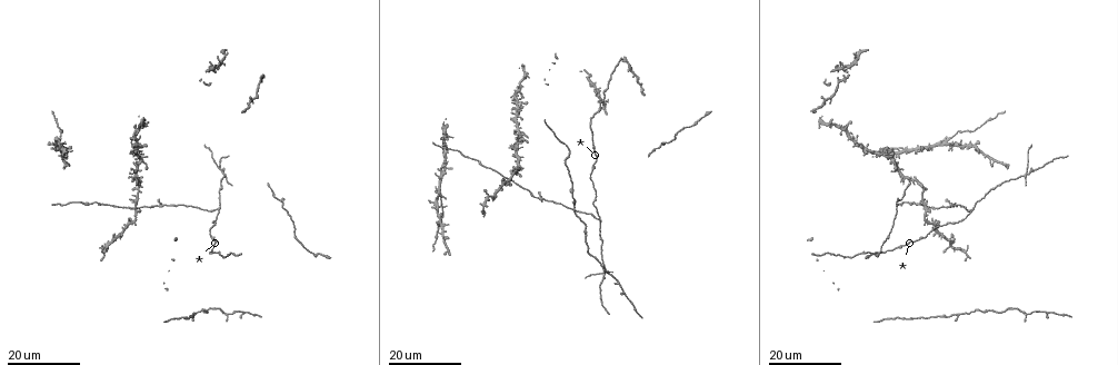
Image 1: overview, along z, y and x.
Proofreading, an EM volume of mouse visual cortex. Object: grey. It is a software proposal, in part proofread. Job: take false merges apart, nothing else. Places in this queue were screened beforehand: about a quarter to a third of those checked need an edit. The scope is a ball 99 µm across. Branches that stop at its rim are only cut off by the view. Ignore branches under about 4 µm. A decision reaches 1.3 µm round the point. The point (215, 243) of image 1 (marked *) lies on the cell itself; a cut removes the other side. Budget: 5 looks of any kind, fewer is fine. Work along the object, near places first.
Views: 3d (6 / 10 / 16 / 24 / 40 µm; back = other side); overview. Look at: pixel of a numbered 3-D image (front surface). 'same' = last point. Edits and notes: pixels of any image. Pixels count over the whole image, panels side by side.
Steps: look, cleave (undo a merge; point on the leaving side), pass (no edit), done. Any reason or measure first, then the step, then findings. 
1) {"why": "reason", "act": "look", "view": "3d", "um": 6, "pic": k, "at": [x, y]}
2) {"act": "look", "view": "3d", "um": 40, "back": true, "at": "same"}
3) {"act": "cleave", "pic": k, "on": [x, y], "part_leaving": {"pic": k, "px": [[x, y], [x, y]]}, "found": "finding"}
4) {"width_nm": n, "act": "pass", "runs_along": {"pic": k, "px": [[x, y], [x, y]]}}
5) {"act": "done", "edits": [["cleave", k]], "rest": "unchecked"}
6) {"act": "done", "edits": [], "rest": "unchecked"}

{"why": "arms part here", "act": "look", "view": "3d", "um": 24, "pic": 1, "at": [218, 208]}

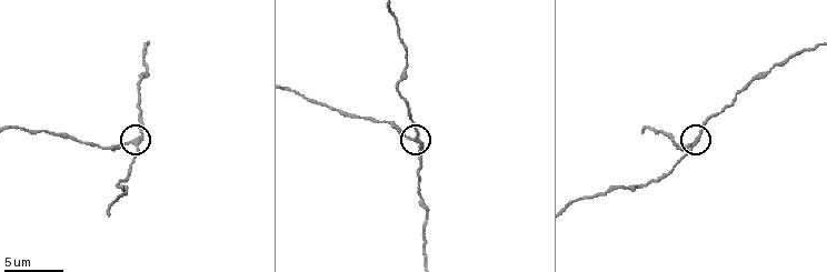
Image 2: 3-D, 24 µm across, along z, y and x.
{"why": "zoom in", "act": "look", "view": "3d", "um": 10, "pic": 2, "at": [694, 140]}

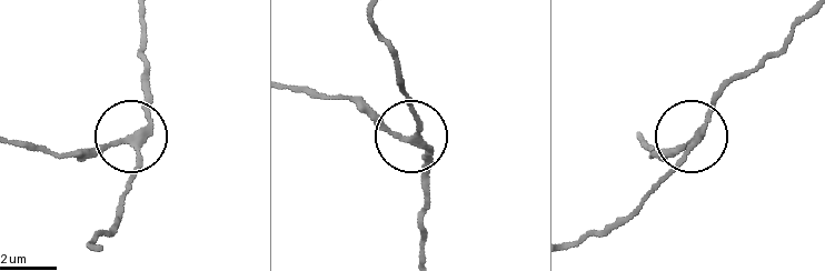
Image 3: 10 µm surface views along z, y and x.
{"side_arm_um": 35, "act": "cleave", "pic": 3, "on": [95, 152], "part_leaving": {"pic": 3, "px": [[127, 140], [65, 154], [15, 144]]}, "found": "two cells meet here"}

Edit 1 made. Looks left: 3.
{"why": "three arms meet", "act": "look", "view": "3d", "um": 16, "pic": 1, "at": [223, 173]}

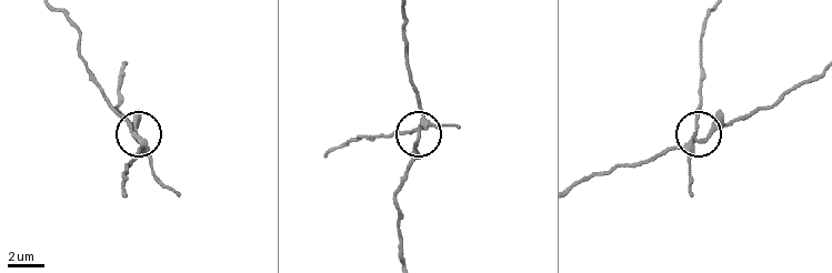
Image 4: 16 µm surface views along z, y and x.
{"act": "look", "view": "3d", "um": 10, "pic": 4, "at": [693, 134]}

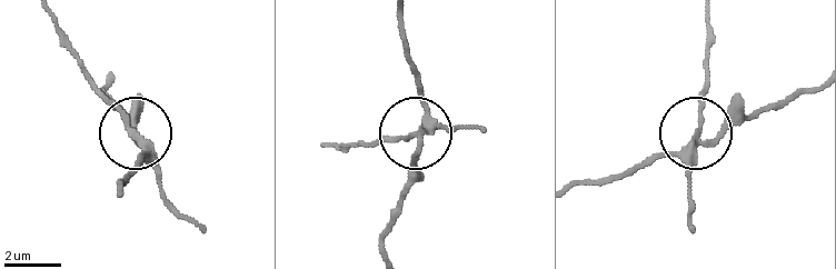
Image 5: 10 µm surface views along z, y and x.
{"side_arm_um": 11, "act": "cleave", "pic": 5, "on": [408, 137], "part_leaving": {"pic": 5, "px": [[428, 128], [372, 142], [327, 142]]}, "found": "a second cell is stuck on"}

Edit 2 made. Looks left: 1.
{"act": "done", "edits": [["cleave", 3], ["cleave", 5]], "rest": "unchecked"}

